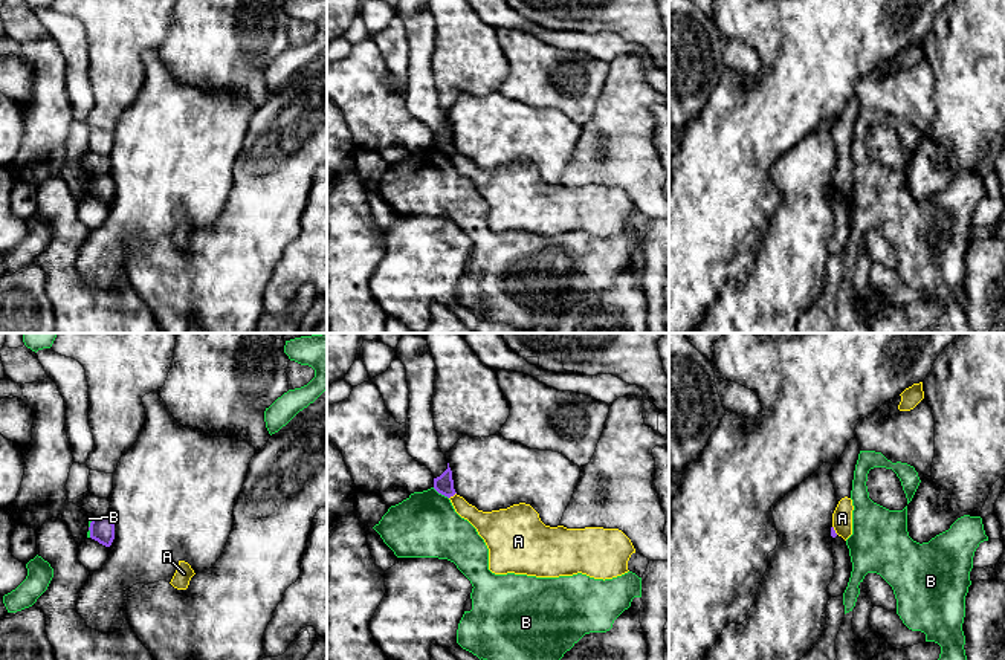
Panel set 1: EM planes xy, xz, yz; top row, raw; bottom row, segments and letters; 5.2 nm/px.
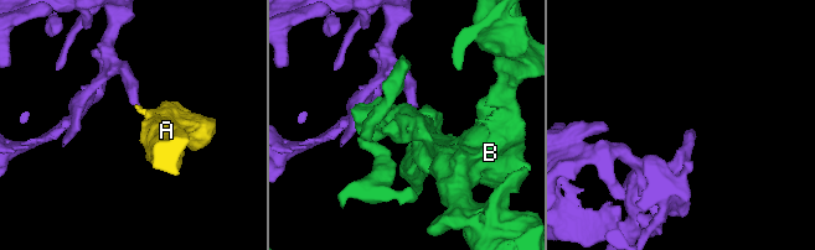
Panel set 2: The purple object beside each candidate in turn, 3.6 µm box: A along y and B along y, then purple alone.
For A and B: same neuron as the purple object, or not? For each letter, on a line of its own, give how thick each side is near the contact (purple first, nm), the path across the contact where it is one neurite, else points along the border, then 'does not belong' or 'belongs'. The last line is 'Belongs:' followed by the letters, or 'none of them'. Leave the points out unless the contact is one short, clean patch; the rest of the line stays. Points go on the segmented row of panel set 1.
A: 100 nm thick on the purple side, 140 nm on the other; border along xz (455, 492), (449, 498); does not belong
B: 100 nm thick on the purple side, 340 nm on the other; does not belong
Belongs: none of them

